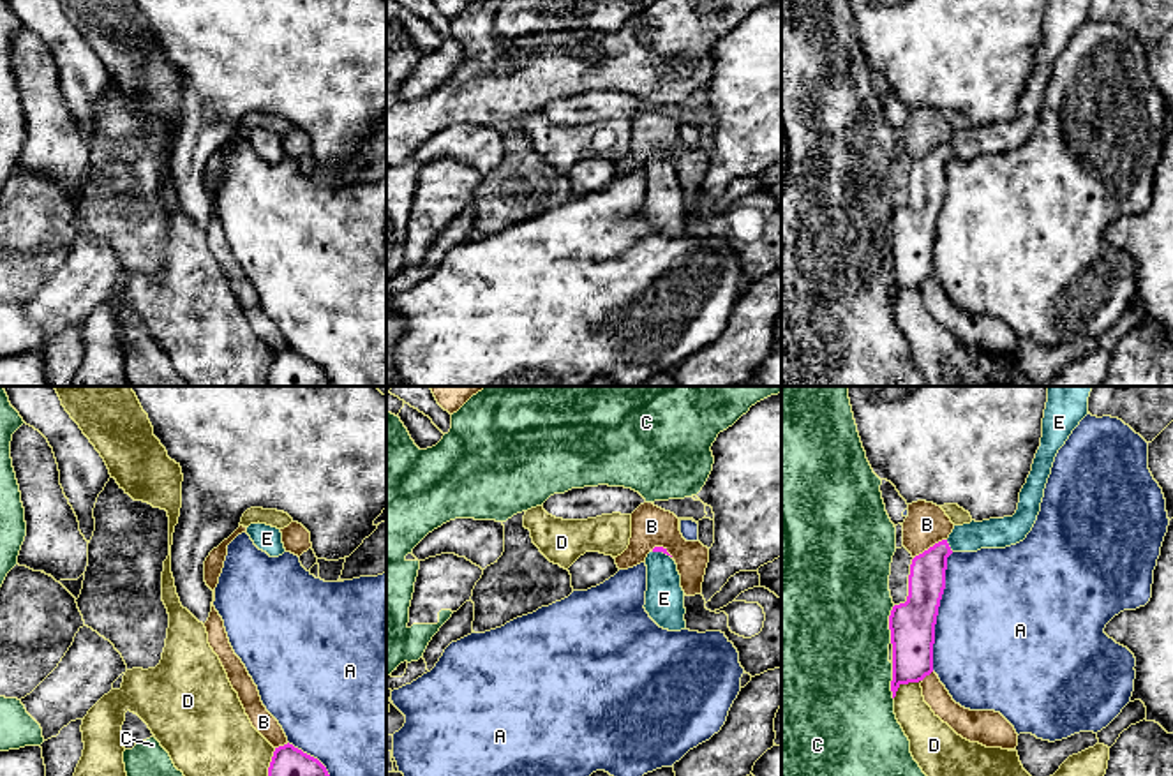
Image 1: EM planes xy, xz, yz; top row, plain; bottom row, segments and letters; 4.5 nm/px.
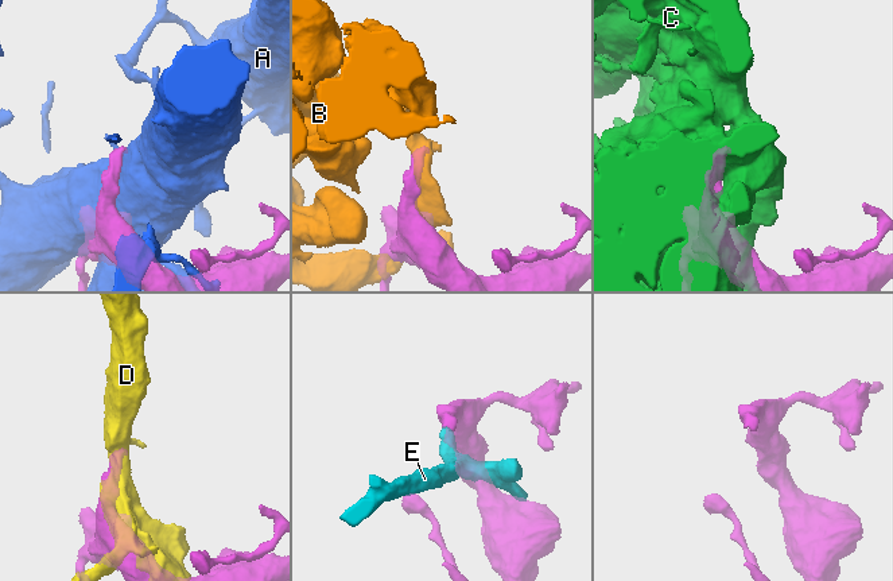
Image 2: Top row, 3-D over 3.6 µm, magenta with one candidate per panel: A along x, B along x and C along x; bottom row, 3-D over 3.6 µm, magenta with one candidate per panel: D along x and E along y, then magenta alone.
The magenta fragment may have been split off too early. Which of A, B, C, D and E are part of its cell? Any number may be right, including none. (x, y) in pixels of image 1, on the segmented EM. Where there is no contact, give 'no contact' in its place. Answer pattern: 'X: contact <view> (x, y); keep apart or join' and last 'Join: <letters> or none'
A: contact yz (937, 612); keep apart
B: contact yz (930, 547); keep apart
C: contact yz (889, 625); keep apart
D: contact yz (905, 683); keep apart
E: contact yz (948, 545); join
Join: E

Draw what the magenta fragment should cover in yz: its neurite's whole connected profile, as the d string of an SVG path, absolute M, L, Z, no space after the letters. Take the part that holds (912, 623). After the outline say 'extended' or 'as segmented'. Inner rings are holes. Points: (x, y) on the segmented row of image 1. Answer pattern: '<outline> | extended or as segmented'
M1048 386L1041 446L1020 492L1012 517L954 526L942 540L915 556L910 564L908 596L889 616L893 644L893 698L901 684L919 683L933 672L935 624L945 589L947 557L953 552L1005 548L1032 531L1058 450L1088 414L1092 386Z | extended

